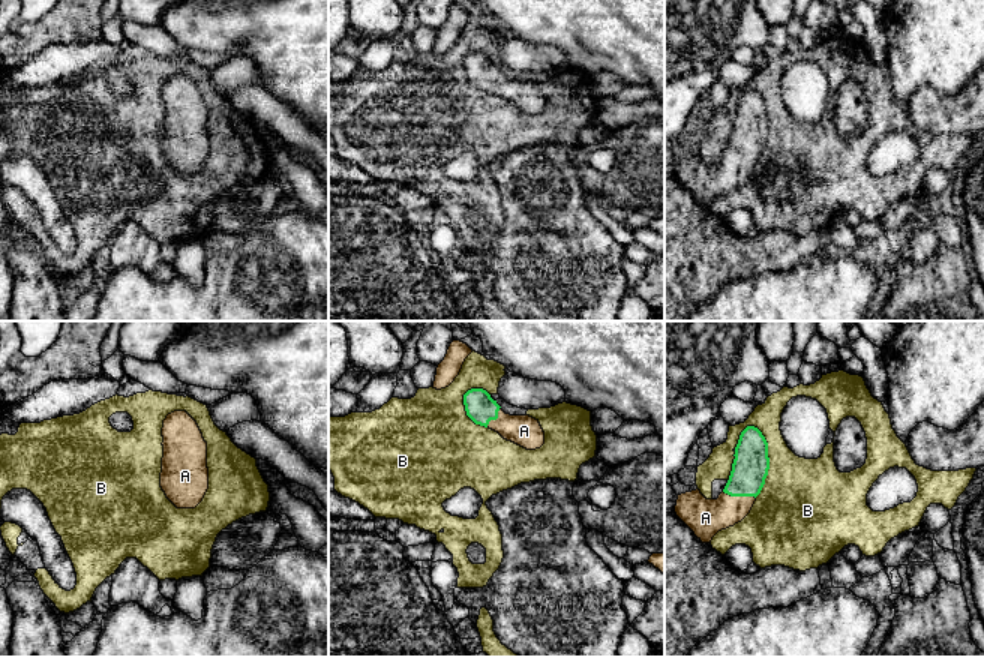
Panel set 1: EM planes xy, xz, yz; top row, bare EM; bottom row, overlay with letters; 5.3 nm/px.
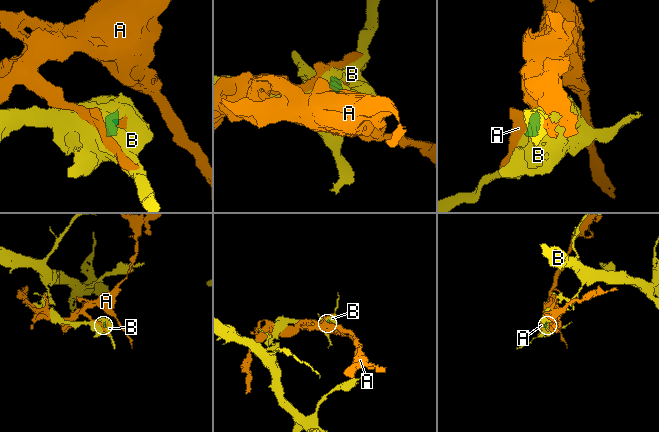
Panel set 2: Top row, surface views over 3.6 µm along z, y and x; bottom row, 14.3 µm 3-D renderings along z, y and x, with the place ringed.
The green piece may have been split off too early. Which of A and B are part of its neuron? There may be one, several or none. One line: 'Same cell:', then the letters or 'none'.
Same cell: A

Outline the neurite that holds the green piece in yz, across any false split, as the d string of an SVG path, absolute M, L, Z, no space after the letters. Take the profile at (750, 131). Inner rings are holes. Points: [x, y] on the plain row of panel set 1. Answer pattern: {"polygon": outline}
{"polygon": "M758 92L741 96L734 120L729 144L717 164L706 164L699 153L678 159L675 177L702 207L741 186L765 148L768 106Z"}

